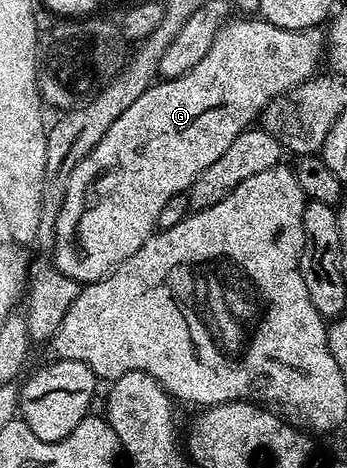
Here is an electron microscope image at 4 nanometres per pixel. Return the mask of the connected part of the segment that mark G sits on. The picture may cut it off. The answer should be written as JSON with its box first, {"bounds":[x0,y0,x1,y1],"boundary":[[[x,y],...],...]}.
{"bounds":[54,16,322,284],"boundary":[[[244,16],[241,18],[244,18],[241,22],[229,21],[221,29],[215,40],[210,44],[210,52],[206,52],[206,56],[202,56],[202,60],[198,60],[198,64],[194,64],[192,70],[187,70],[177,78],[157,81],[149,87],[144,95],[138,97],[134,104],[130,105],[130,108],[126,108],[126,112],[122,112],[122,116],[118,116],[118,120],[107,123],[104,134],[96,143],[96,147],[90,153],[83,155],[73,165],[66,179],[68,187],[63,187],[62,190],[62,205],[59,214],[56,215],[56,225],[54,227],[54,255],[56,254],[54,264],[67,278],[73,278],[75,282],[87,284],[99,282],[100,279],[108,277],[121,262],[127,260],[132,253],[138,252],[144,242],[153,235],[157,229],[158,212],[162,212],[163,206],[174,196],[191,190],[198,175],[206,172],[206,168],[210,168],[210,164],[214,164],[214,160],[218,160],[218,156],[222,156],[222,152],[226,152],[226,148],[230,148],[230,144],[234,139],[255,123],[252,121],[255,120],[256,113],[263,106],[270,105],[276,97],[277,101],[288,91],[295,90],[301,82],[309,81],[317,73],[318,67],[316,65],[319,64],[320,58],[322,62],[322,34],[319,29],[283,30],[274,24],[265,22],[259,16]]]}

